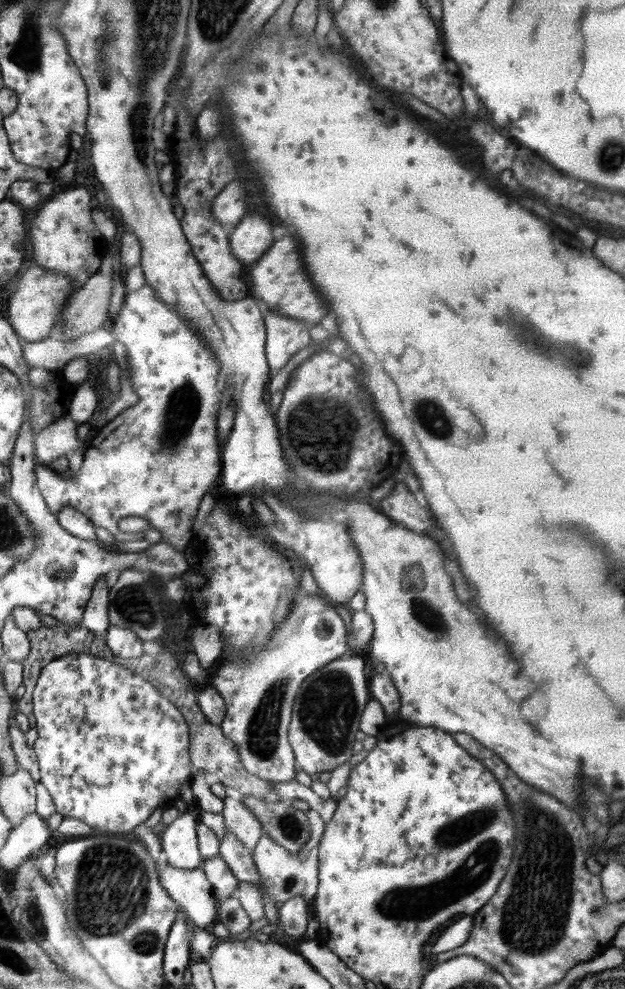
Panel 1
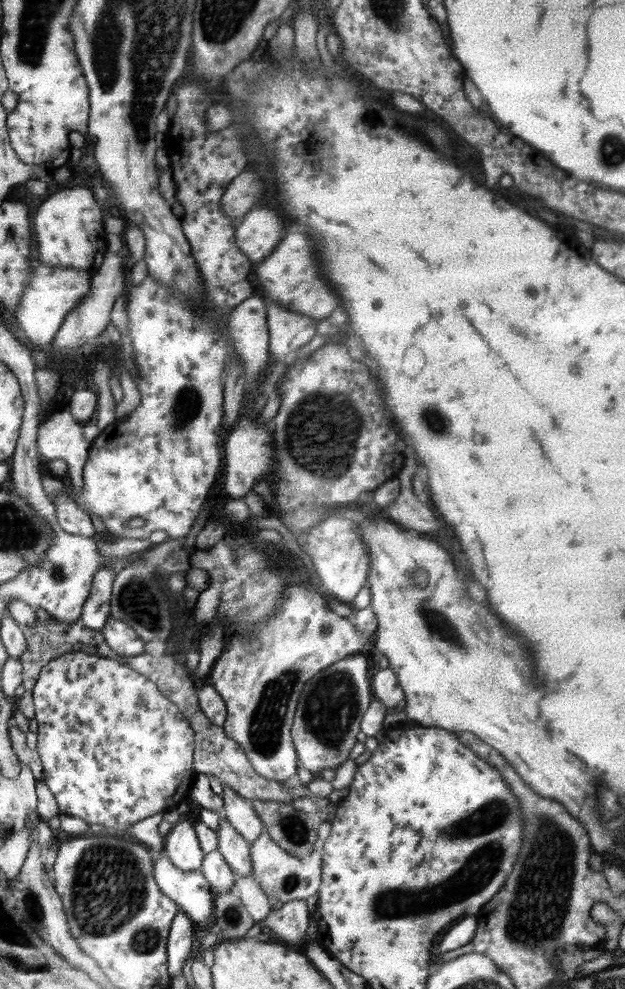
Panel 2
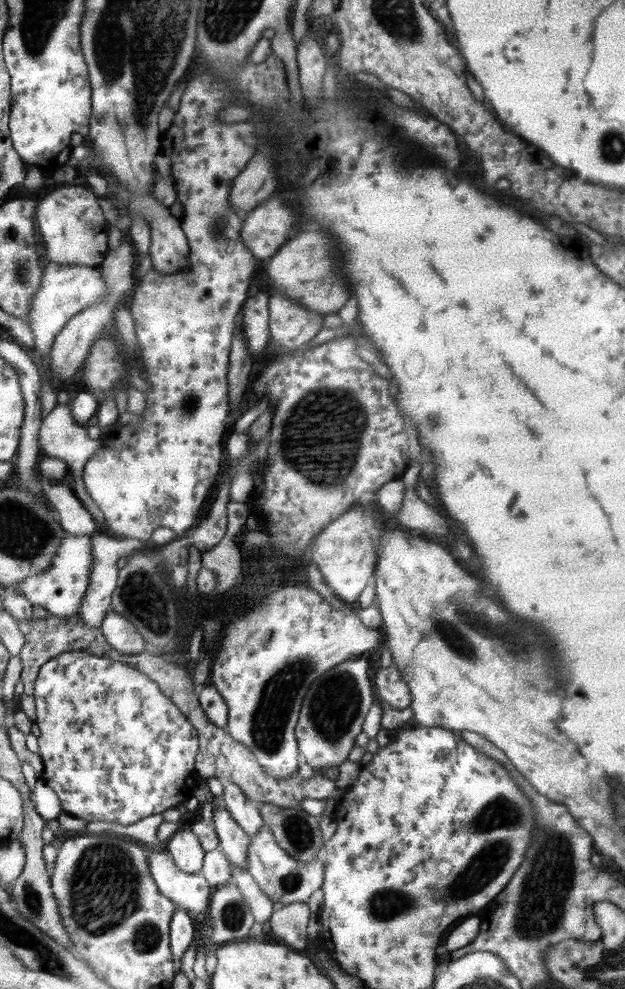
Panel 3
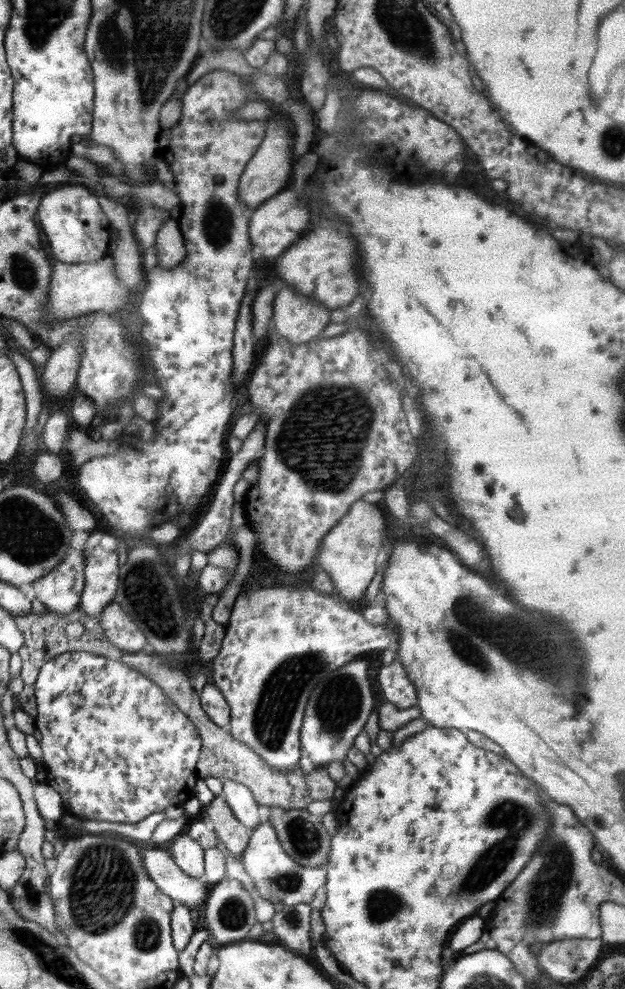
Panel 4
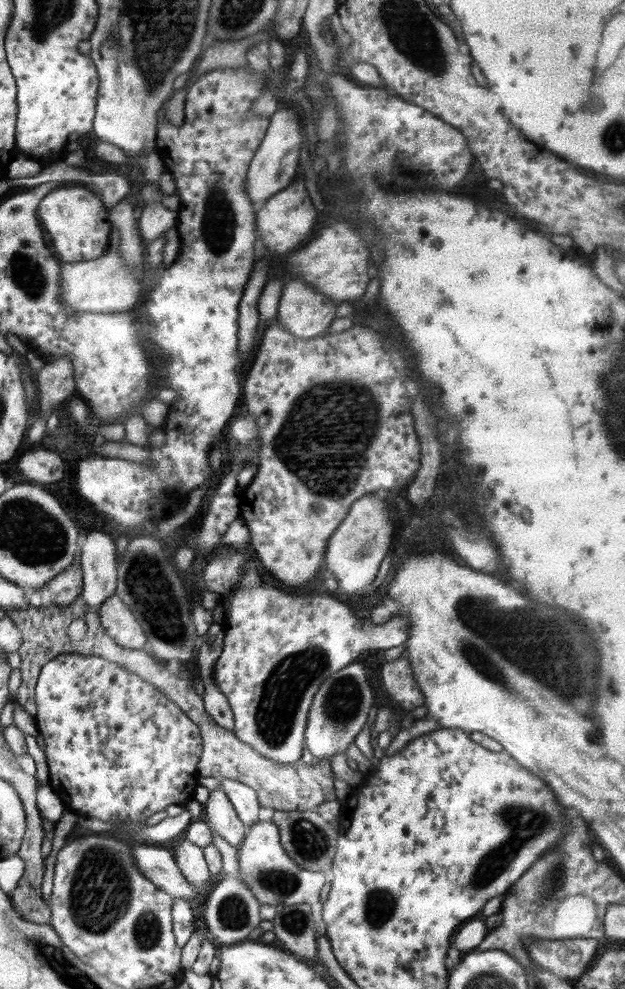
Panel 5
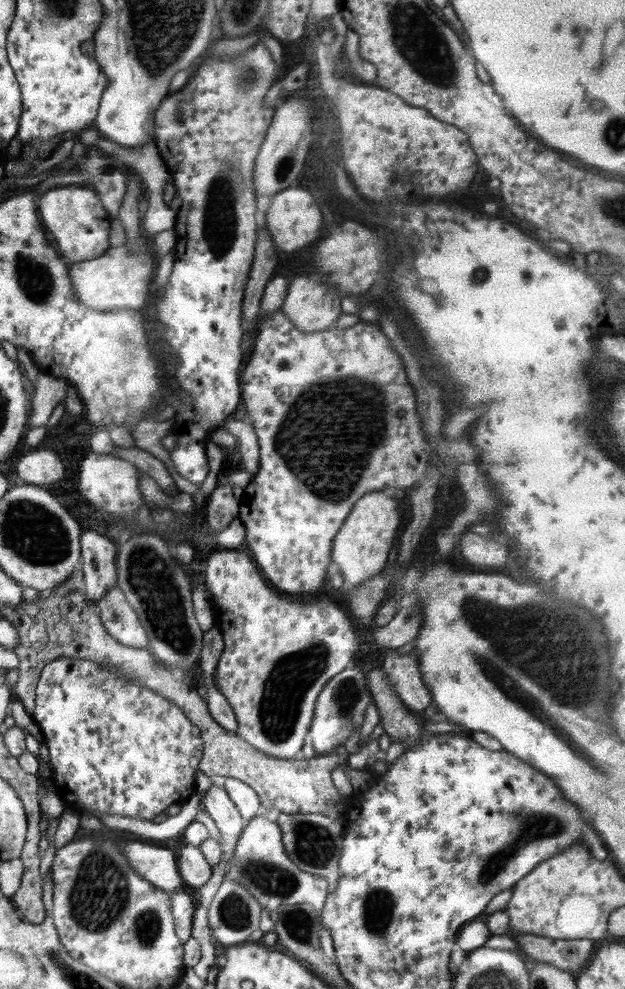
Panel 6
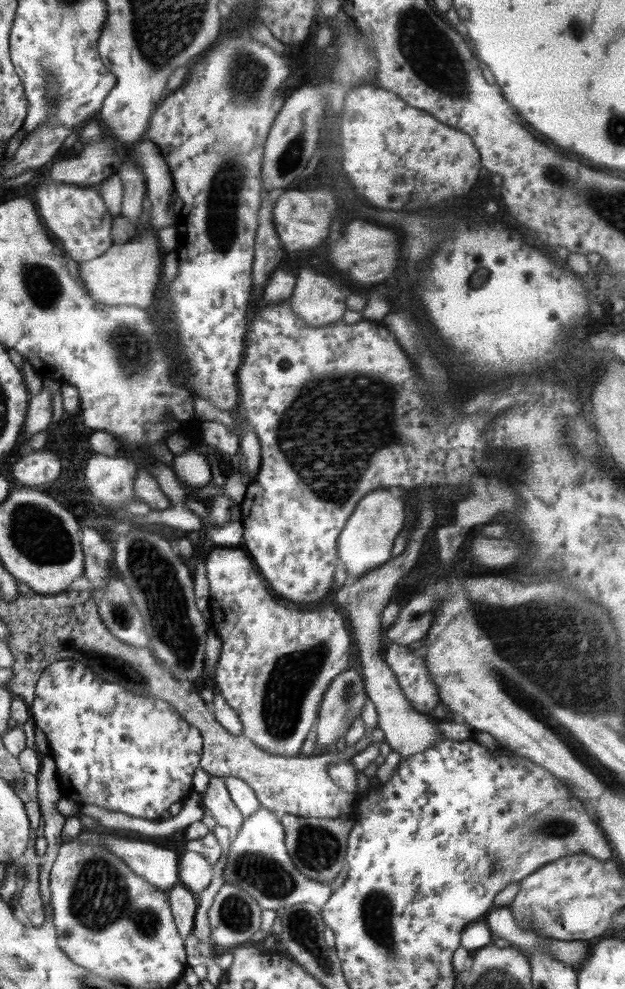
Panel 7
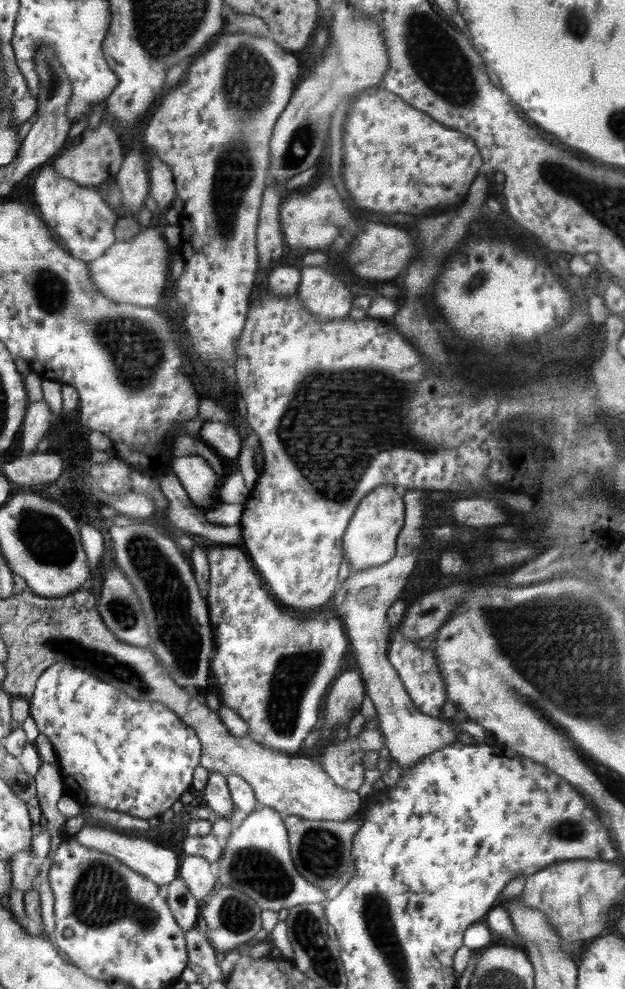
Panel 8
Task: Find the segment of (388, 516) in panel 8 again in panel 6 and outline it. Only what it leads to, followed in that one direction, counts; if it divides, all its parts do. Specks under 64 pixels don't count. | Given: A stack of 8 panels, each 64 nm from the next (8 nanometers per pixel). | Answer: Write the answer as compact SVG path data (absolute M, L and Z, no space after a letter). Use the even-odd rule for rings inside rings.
M383 491L369 492L362 496L352 507L344 524L334 537L332 547L333 570L344 577L344 588L356 588L373 576L376 576L385 566L396 534L402 524L400 504L397 497L388 497Z

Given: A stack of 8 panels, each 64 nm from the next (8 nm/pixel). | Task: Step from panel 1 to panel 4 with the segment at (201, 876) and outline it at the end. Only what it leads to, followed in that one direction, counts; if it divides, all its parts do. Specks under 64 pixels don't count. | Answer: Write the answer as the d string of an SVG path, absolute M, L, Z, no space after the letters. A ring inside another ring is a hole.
M160 848L144 850L142 861L150 880L166 896L184 904L186 908L204 906L209 884L203 879L194 879L182 872L168 851Z

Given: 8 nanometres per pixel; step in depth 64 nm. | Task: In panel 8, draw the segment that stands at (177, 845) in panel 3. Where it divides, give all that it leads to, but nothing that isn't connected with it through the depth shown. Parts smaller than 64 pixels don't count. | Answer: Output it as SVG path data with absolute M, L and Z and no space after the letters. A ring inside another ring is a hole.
M187 855L180 859L179 877L186 882L190 894L196 900L205 902L206 896L214 889L217 882L214 867L200 856Z

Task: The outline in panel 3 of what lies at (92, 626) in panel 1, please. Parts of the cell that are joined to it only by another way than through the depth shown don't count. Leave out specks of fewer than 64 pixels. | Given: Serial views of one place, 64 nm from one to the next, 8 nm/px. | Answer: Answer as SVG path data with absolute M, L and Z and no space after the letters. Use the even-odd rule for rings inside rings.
M94 532L90 537L93 565L89 572L88 588L82 597L78 614L87 625L100 627L104 615L108 612L108 609L111 608L112 595L117 587L119 570L116 562L118 562L118 559L122 558L122 556L129 558L134 551L139 551L148 540L138 540L137 538L130 537L119 540L114 539L114 537L105 536L99 532Z

